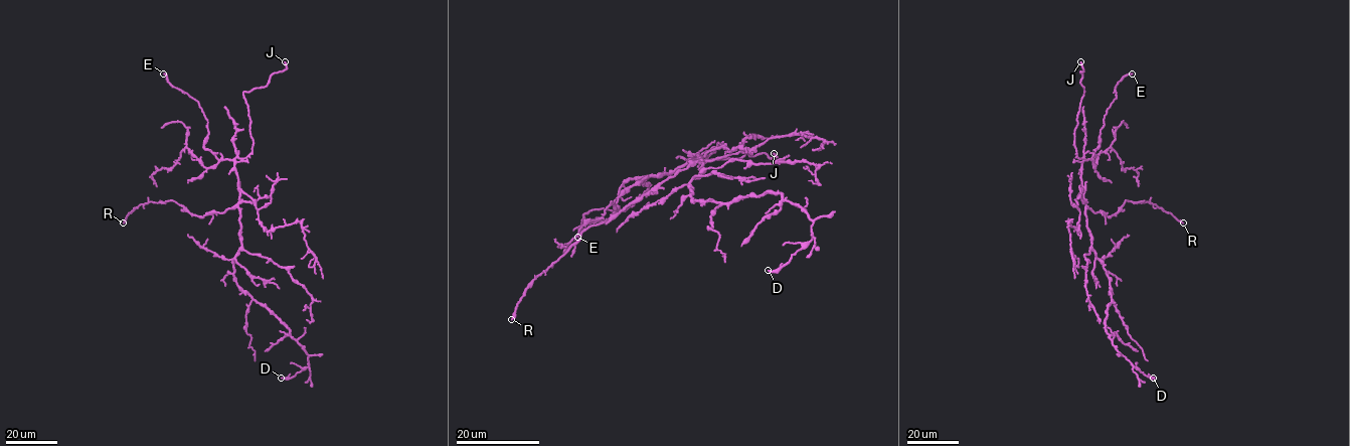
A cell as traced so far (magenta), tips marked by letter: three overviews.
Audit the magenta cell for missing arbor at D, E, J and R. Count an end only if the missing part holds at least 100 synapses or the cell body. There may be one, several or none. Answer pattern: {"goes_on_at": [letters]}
{"goes_on_at": ["J"]}

